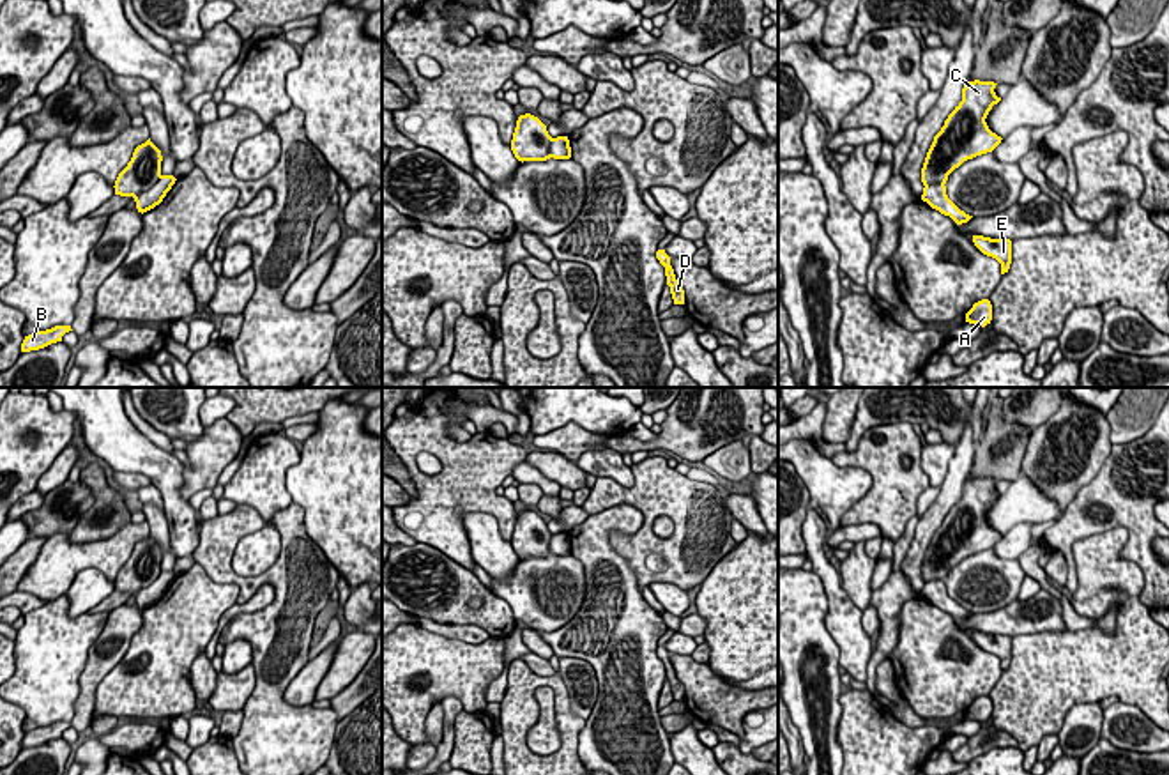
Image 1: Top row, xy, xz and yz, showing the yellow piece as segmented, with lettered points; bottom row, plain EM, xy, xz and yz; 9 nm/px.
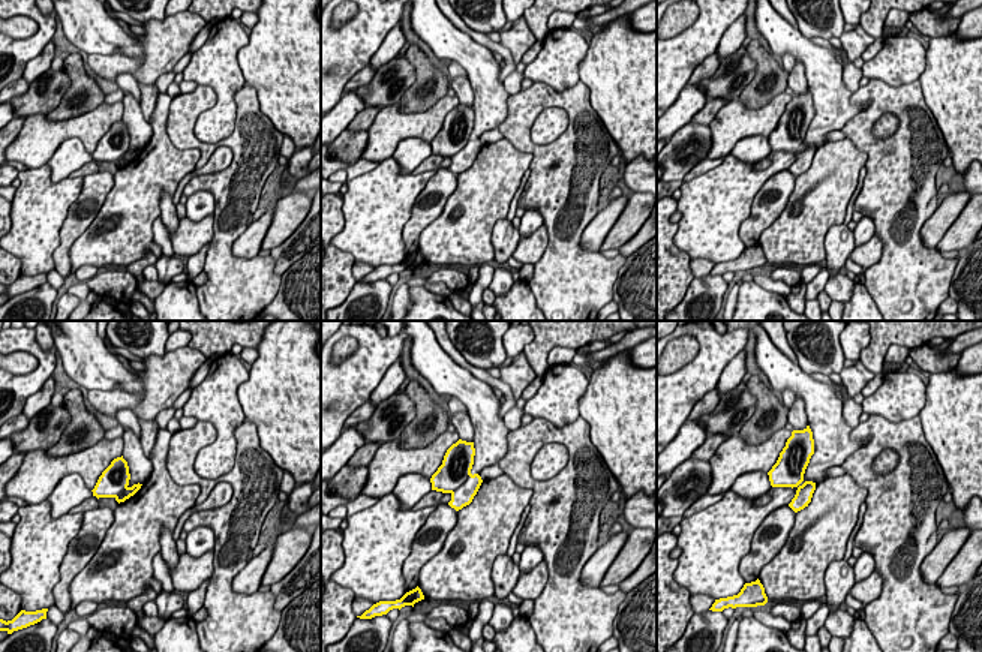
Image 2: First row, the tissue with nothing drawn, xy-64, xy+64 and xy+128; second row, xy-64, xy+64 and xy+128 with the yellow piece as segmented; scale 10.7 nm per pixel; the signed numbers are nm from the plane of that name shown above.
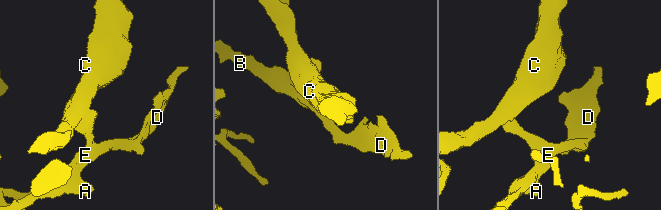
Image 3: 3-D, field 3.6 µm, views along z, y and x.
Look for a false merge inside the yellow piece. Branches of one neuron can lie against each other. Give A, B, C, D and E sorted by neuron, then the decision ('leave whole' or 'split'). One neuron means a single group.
A B C D E | leave whole

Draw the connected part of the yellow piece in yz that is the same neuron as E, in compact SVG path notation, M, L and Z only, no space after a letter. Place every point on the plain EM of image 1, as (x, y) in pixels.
M973 632L973 639L983 651L996 655L1001 660L1001 671L1008 669L1012 660L1010 635L990 635L983 632Z

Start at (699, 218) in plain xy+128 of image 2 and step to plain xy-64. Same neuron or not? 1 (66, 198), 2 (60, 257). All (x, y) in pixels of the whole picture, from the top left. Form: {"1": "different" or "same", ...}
{"1": "same", "2": "different"}

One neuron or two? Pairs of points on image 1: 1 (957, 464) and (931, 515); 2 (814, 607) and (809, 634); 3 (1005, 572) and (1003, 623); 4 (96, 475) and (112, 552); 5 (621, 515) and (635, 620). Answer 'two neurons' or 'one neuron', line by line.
1: one neuron
2: one neuron
3: two neurons
4: two neurons
5: one neuron

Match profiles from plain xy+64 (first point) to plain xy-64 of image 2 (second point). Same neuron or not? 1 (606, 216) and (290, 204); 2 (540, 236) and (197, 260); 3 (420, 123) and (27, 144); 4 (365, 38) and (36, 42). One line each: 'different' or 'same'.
1: different
2: different
3: same
4: same

